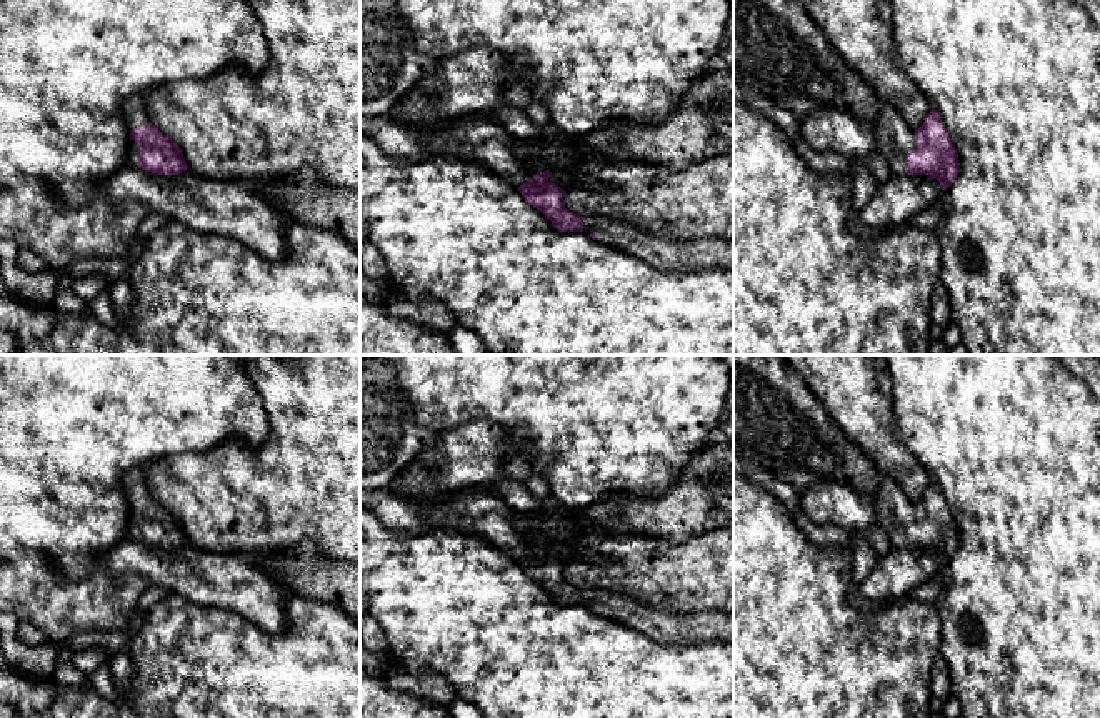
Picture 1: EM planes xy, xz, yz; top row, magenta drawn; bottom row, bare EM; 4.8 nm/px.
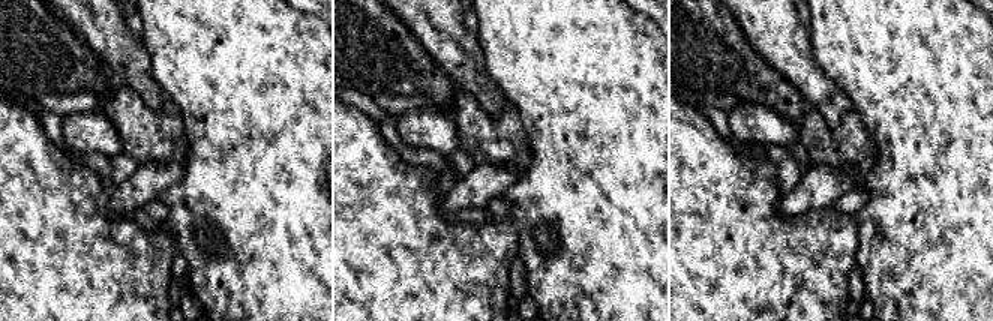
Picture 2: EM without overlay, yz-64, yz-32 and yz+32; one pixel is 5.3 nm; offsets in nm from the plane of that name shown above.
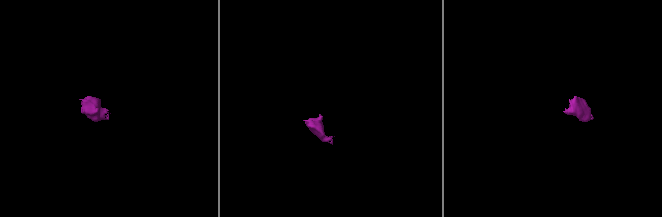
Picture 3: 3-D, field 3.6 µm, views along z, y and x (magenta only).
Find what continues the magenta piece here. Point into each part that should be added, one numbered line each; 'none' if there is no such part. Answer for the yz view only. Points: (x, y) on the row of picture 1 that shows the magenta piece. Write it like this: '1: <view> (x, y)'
1: yz (894, 139)

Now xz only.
1: xz (705, 254)

